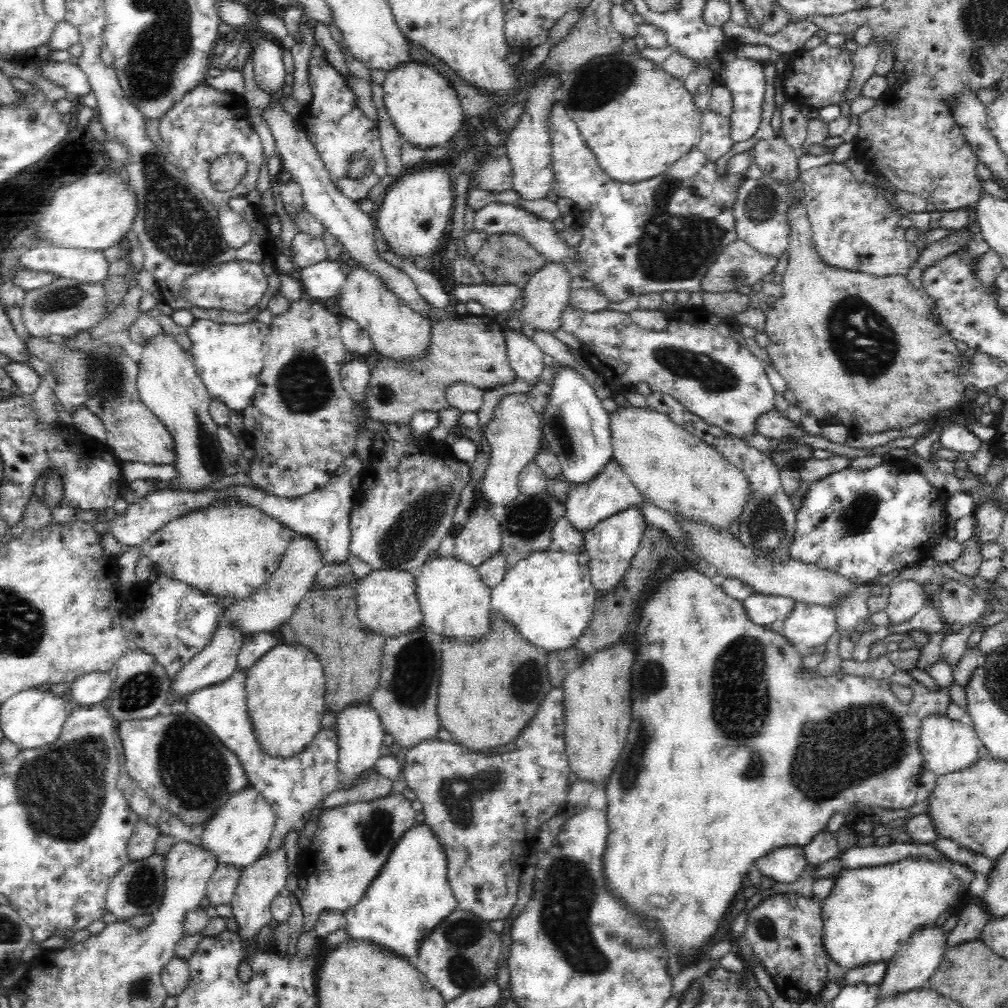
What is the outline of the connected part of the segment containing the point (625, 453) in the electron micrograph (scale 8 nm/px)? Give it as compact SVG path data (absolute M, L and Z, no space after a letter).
M618 407L618 410L609 417L613 458L650 503L668 513L680 513L684 517L692 517L696 521L706 521L708 525L719 526L720 529L728 529L729 525L741 515L749 498L748 479L714 447L677 425L667 414L656 412L650 407Z

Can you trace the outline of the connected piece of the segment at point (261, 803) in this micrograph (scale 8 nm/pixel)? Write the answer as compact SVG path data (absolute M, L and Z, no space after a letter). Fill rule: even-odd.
M254 787L230 796L227 804L206 822L201 835L203 846L216 855L217 862L242 870L257 861L266 851L276 822L271 805Z

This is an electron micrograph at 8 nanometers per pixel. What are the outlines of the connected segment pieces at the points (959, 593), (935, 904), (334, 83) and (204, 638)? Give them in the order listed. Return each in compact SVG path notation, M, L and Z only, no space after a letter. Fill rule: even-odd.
M950 579L941 585L938 612L947 627L976 623L984 616L987 602L970 586Z
M905 857L892 864L840 871L834 878L830 894L821 902L826 956L836 961L843 971L869 962L889 961L898 952L900 943L908 940L920 928L935 923L944 910L962 902L962 896L966 890L970 890L970 882L979 882L976 873L949 858L924 860L924 857Z
M318 45L311 50L308 79L312 101L304 107L298 125L303 128L330 173L334 185L344 196L357 202L367 199L371 189L387 175L387 158L381 147L379 129L357 106L347 78L330 64Z
M154 568L148 580L138 581L131 593L127 613L133 618L134 627L128 638L134 640L138 649L154 656L154 659L166 670L171 684L176 672L182 670L182 666L190 662L195 654L202 652L212 640L225 607L221 604L221 599L193 588L184 581L165 576L158 568Z

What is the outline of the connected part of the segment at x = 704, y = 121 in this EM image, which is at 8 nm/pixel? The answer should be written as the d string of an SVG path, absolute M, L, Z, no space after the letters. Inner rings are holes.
M709 108L701 119L701 139L697 147L708 160L716 162L733 146L731 132L730 118L718 116Z

